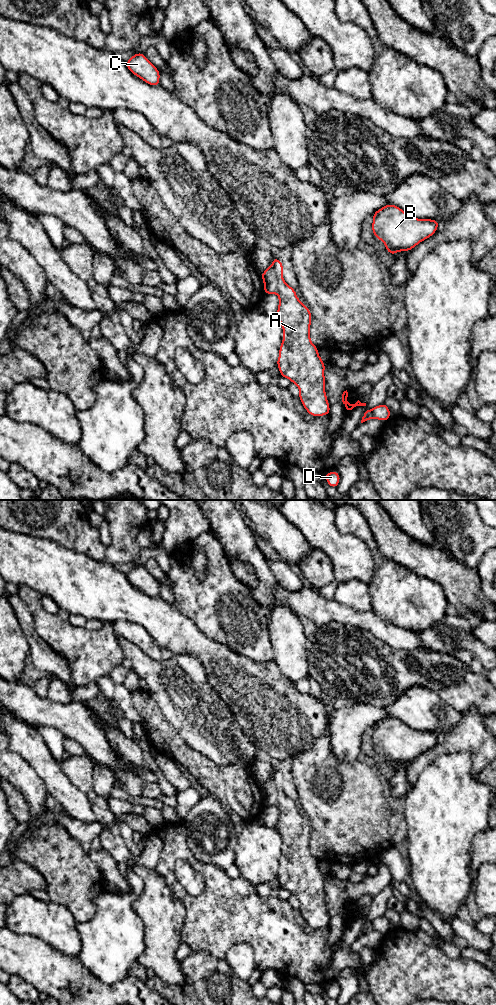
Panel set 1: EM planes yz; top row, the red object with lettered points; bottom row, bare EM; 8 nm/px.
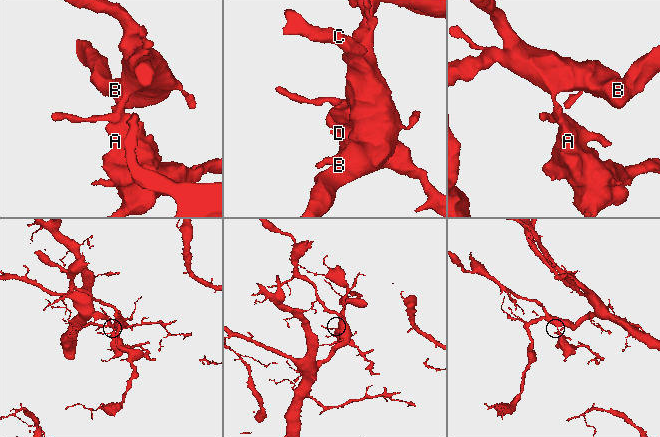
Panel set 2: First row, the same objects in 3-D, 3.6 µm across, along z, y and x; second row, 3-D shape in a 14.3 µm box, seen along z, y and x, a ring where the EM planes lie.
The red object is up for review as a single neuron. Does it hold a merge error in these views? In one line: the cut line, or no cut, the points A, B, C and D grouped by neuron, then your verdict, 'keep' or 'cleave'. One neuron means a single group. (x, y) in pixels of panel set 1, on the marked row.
cut in yz along (275, 258), (274, 271), (277, 279), (277, 292); A D / B C; cleave

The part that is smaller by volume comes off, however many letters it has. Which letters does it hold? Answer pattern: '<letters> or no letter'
A, D

